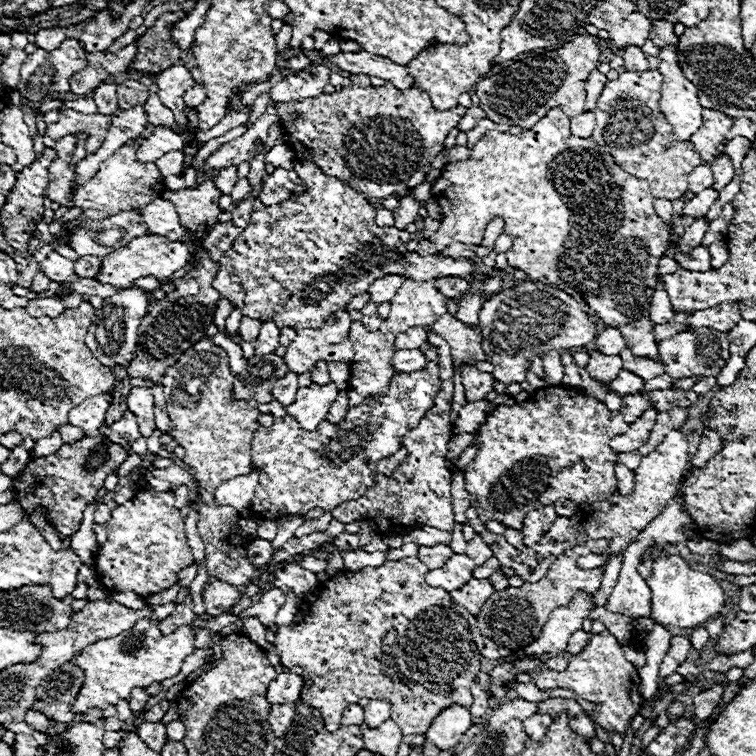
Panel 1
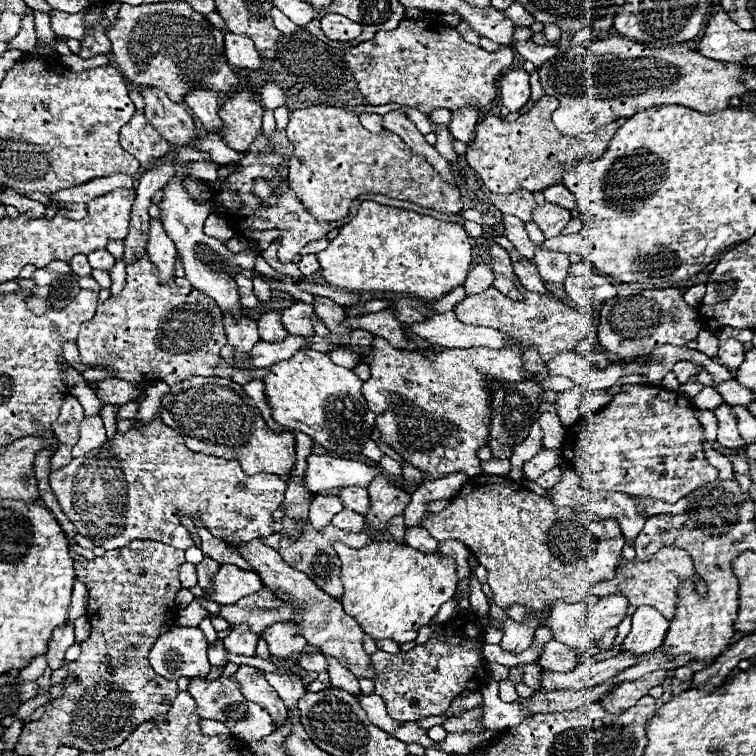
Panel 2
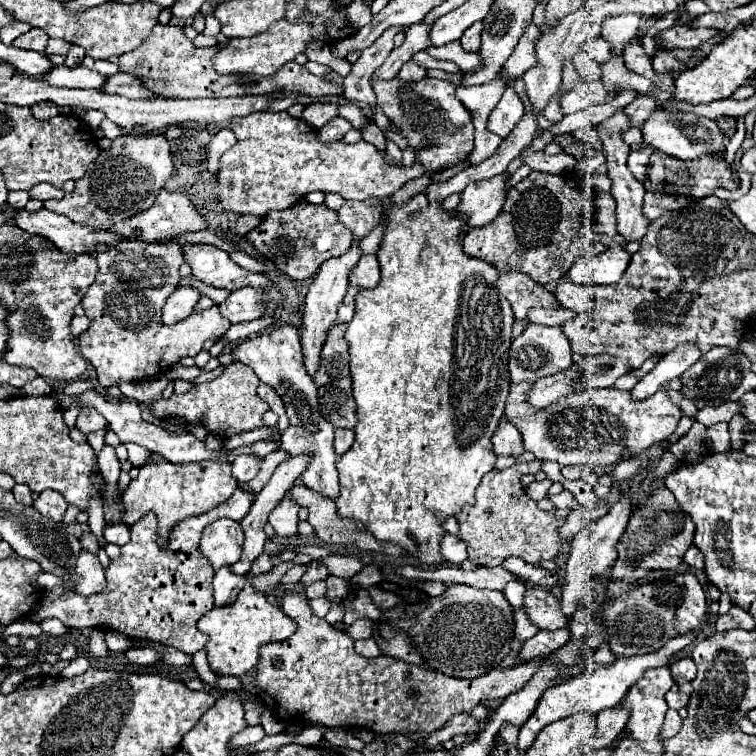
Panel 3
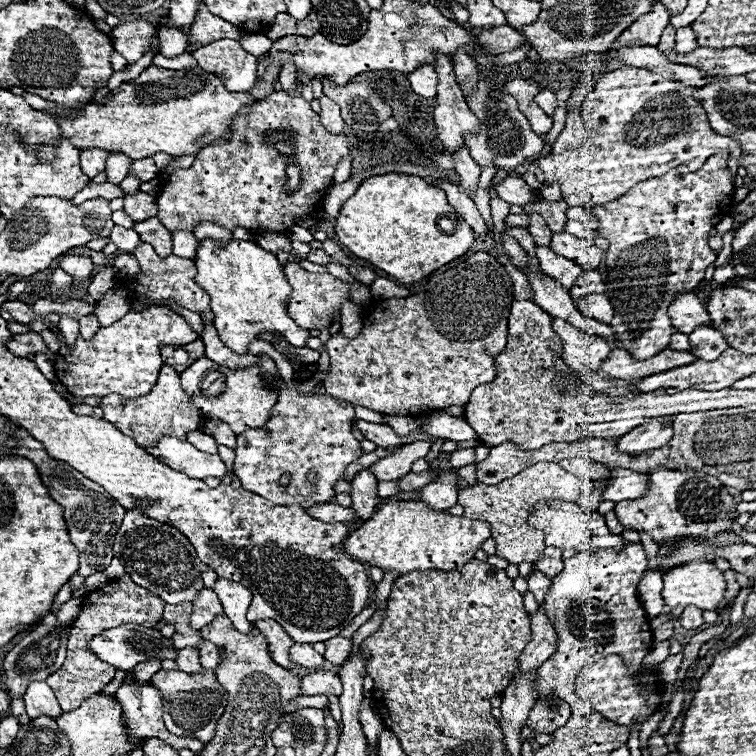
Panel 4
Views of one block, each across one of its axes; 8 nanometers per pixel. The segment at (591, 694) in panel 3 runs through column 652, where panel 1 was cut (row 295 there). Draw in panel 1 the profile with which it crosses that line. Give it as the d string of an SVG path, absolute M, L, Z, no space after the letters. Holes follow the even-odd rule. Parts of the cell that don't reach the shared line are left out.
M656 290L650 298L650 320L656 322L656 324L664 324L668 322L674 314L672 314L672 304L670 304L670 298L666 294L666 290Z

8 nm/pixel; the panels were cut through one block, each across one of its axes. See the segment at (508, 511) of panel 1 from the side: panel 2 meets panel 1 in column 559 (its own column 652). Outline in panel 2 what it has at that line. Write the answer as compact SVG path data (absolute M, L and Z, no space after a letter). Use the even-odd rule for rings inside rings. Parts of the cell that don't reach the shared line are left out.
M626 384L624 390L614 396L604 410L578 420L566 430L562 458L580 474L580 486L588 492L624 492L630 496L674 504L702 484L714 482L718 478L718 470L710 466L704 456L702 432L702 424L694 414L694 404L684 394L670 392L662 386Z

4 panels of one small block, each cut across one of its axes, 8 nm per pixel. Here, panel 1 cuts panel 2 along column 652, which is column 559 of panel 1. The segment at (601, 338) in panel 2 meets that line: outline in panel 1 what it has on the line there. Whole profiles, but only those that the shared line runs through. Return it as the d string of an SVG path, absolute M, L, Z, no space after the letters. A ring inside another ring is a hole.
M520 282L514 288L500 290L492 294L480 310L480 328L482 328L482 348L490 356L494 364L492 376L502 384L522 382L526 378L526 370L534 356L544 356L550 350L570 350L576 346L586 346L594 342L598 324L580 308L580 304L558 290L552 284L544 282ZM550 324L550 328L540 328Z

